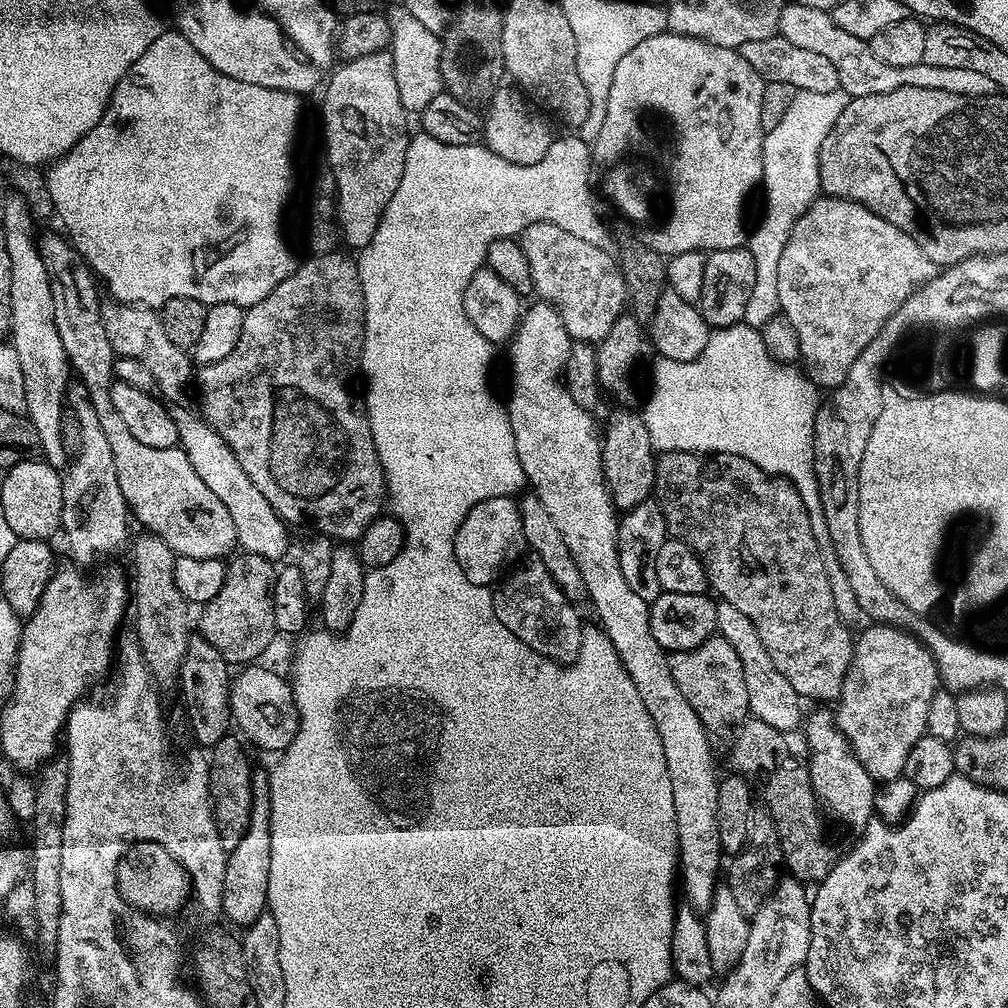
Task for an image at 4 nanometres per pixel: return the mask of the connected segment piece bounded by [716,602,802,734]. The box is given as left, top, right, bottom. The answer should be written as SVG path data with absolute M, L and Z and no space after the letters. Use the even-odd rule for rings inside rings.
M720 602L716 606L716 632L722 638L726 638L726 642L730 642L730 646L734 646L734 650L738 653L738 659L742 661L742 674L746 678L749 713L755 719L764 721L785 734L796 726L798 728L802 722L802 712L800 716L802 697L794 690L794 686L790 686L790 682L786 682L786 678L782 678L782 674L778 674L774 662L770 662L770 654L766 654L766 646L762 646L762 638L758 638L758 630L754 630L754 622L750 622L750 618L746 618L746 614L742 614L742 610Z

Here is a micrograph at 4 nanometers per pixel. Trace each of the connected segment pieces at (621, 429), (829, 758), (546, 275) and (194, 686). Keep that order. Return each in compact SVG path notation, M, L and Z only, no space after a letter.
M639 411L636 412L616 412L608 420L608 426L602 430L602 470L604 471L604 481L608 487L608 493L617 509L627 510L638 506L642 501L649 499L653 495L656 486L656 461L657 453L650 442L650 430L646 430L646 422Z
M831 711L812 712L809 716L807 713L803 730L805 738L808 739L806 765L817 801L825 813L828 811L834 819L841 820L846 827L863 830L874 816L877 781L873 780L870 774L866 774L862 764L852 753L848 739L838 730L836 717Z
M534 222L520 231L518 239L522 246L522 254L526 254L526 262L530 262L530 278L535 295L540 295L537 297L543 303L551 304L558 310L573 341L599 345L600 341L606 338L606 334L610 334L614 322L618 322L618 318L626 312L628 294L623 278L620 276L617 257L613 254L611 256L608 248L590 246L590 242L570 234L570 230L562 230L562 226L554 222Z
M189 635L184 664L178 677L178 688L184 691L184 708L188 711L188 724L192 727L193 738L201 744L197 744L201 749L212 749L233 731L231 714L233 677L226 658L222 658L222 654L218 654L218 650L214 650L214 646L210 646L210 642L206 642L204 636Z

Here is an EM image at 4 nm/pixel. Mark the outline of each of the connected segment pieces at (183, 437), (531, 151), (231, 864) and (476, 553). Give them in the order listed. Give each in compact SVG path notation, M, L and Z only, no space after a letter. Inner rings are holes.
M174 404L169 407L174 426L179 432L179 447L187 455L198 478L221 499L229 511L234 523L237 545L243 551L258 554L273 564L283 561L288 550L288 526L273 510L270 502L266 501L262 492L254 486L254 482L251 482L237 456L215 427L209 421L204 422L184 406Z
M514 86L512 88L497 87L489 99L488 112L482 120L482 140L485 147L515 165L536 165L546 156L554 134L550 132L545 115L540 113Z
M260 770L252 774L252 809L250 826L246 838L228 853L226 862L226 882L222 886L220 906L222 916L232 924L247 926L254 923L268 906L268 887L270 886L270 786L269 773Z
M512 496L486 498L486 502L478 502L478 506L466 514L456 532L454 554L458 558L458 566L462 566L462 574L466 574L466 578L475 584L495 585L525 552L520 505Z

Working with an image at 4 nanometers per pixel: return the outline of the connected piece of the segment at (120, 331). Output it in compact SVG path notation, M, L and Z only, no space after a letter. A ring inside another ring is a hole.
M108 302L100 309L106 338L110 338L110 346L117 357L132 358L147 366L157 380L159 395L168 402L180 402L187 394L188 387L194 384L194 361L187 351L174 346L169 335L163 330L161 317L147 306Z

